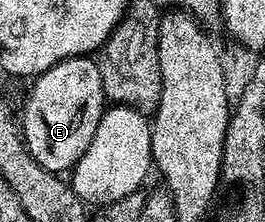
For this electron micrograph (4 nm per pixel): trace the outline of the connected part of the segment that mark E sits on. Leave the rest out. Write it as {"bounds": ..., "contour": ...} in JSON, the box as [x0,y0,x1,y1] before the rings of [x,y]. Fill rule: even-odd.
{"bounds":[20,57,108,173],"contour":[[[90,57],[65,59],[44,74],[33,80],[30,92],[26,95],[26,104],[20,113],[20,130],[22,142],[26,144],[26,152],[46,171],[66,173],[74,168],[80,157],[88,149],[92,137],[96,133],[96,125],[100,125],[100,117],[108,106],[104,93],[104,85],[100,81],[100,69],[97,62]]]}

